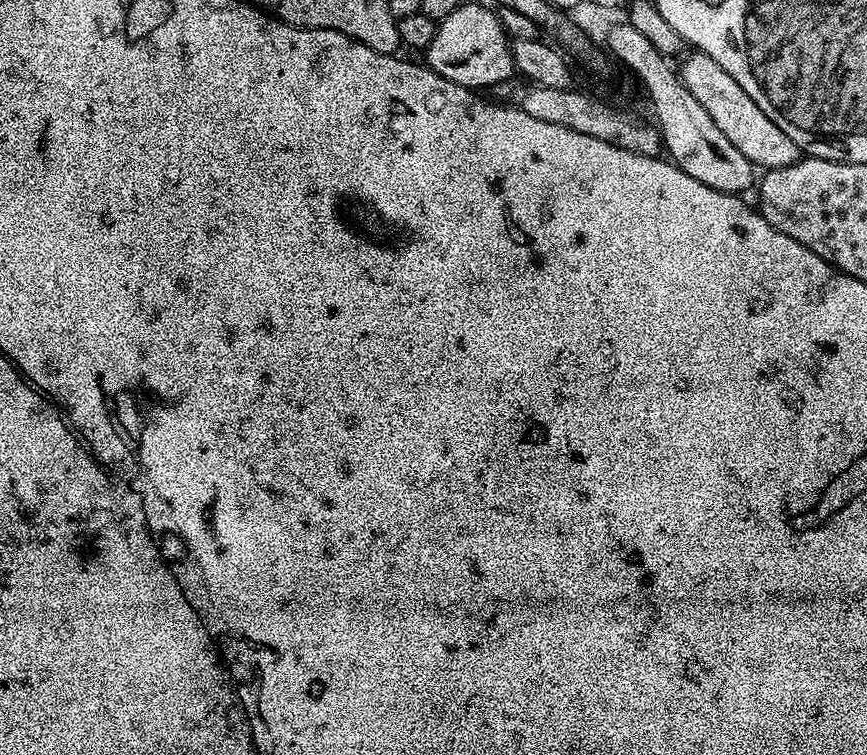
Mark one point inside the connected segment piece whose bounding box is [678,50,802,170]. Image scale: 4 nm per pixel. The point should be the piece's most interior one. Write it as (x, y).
(735, 113)

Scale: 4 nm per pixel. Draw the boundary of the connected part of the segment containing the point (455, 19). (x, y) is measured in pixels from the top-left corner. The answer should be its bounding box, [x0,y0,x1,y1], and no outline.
[426,3,514,90]

